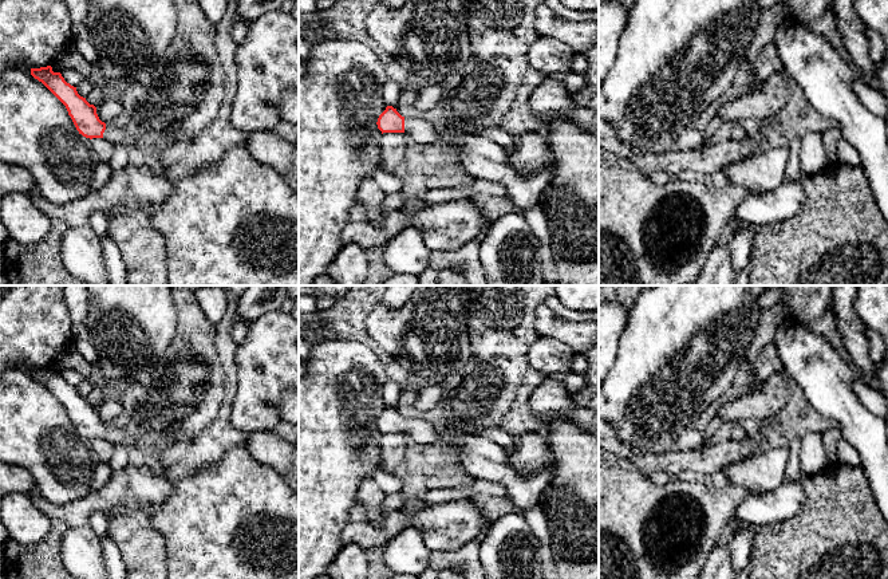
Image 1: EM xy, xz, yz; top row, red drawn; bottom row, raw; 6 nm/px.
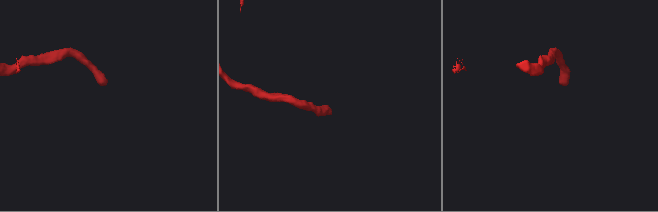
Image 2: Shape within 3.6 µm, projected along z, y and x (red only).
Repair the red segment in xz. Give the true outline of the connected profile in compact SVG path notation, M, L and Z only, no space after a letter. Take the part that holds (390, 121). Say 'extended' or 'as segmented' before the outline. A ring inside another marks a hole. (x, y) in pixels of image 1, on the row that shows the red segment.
extended; M392 106L386 107L376 125L382 134L404 133L413 142L433 143L438 139L438 133L431 122L422 118L404 118Z

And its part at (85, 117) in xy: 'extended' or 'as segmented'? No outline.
extended

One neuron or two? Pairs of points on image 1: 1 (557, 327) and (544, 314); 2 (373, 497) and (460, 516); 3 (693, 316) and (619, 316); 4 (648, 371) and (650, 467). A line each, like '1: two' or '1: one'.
1: one
2: two
3: two
4: two

